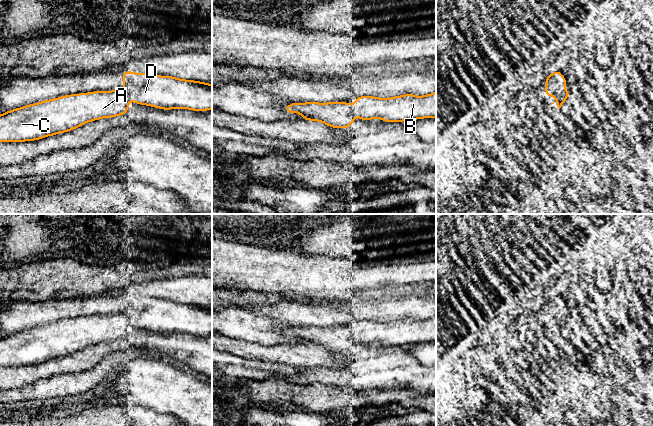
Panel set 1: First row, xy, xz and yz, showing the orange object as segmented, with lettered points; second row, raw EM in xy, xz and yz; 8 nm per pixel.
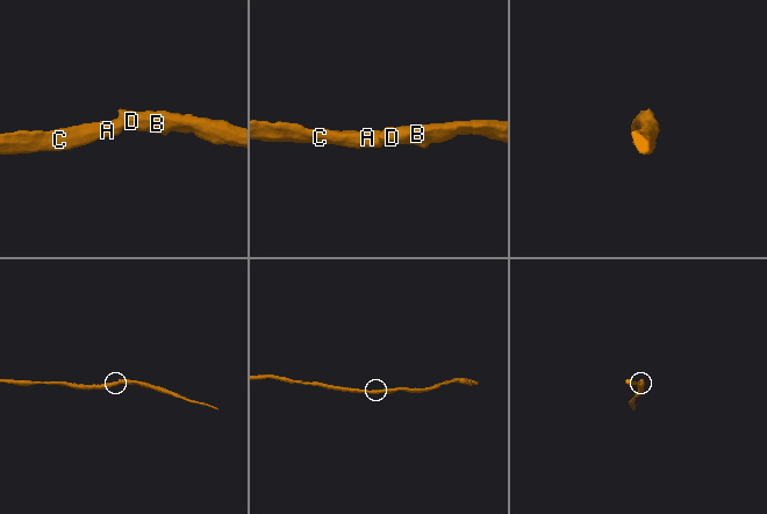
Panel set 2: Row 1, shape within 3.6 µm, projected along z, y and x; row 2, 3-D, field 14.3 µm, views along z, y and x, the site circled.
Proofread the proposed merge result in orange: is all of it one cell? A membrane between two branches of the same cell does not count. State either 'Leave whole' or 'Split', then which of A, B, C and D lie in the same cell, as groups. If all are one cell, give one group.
Leave whole. Groups: A B C D

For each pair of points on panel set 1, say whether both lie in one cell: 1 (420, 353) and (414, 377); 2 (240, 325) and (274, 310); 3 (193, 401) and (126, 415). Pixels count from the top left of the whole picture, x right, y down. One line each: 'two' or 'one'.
1: two
2: two
3: two

